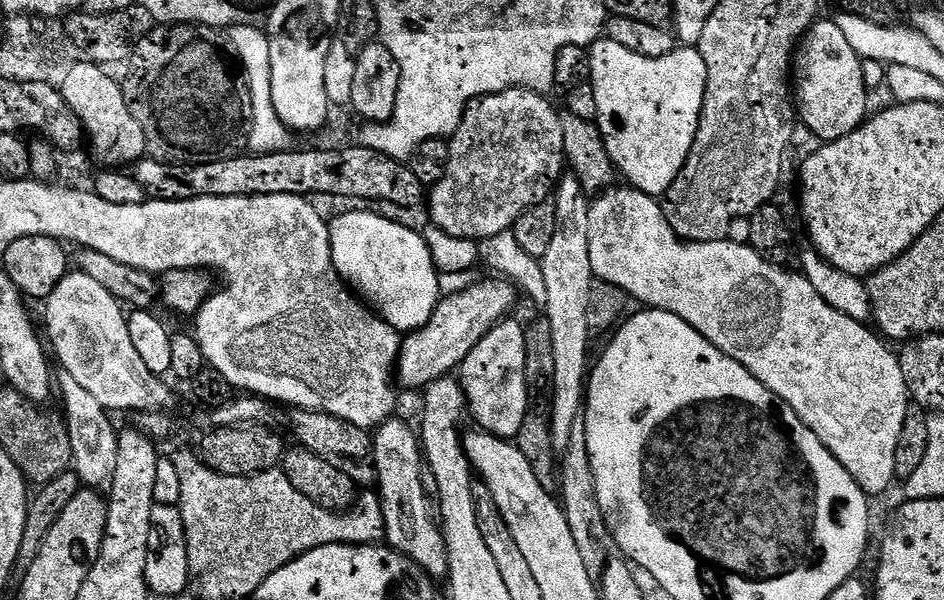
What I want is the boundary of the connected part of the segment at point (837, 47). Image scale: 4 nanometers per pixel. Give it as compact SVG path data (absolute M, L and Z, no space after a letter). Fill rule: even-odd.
M817 19L804 33L802 43L794 53L794 107L803 127L813 132L817 141L827 142L842 138L853 132L855 128L859 128L869 115L870 90L864 85L861 63L861 56L856 53L854 46L850 46L850 42L846 42L846 37L842 35L842 30L838 30L835 19Z

